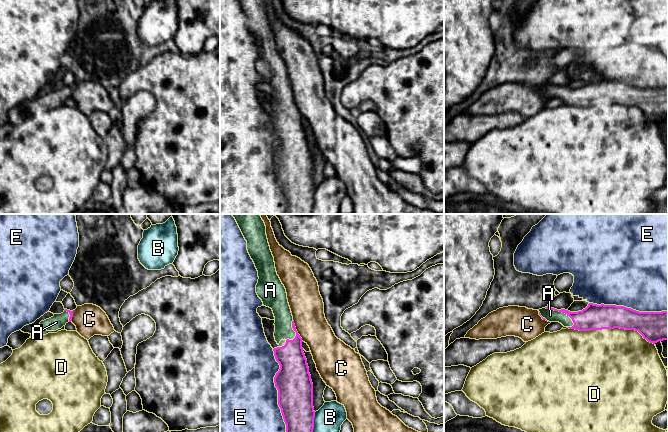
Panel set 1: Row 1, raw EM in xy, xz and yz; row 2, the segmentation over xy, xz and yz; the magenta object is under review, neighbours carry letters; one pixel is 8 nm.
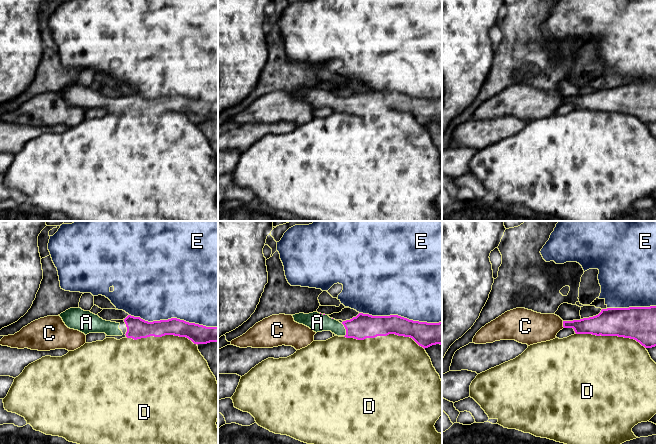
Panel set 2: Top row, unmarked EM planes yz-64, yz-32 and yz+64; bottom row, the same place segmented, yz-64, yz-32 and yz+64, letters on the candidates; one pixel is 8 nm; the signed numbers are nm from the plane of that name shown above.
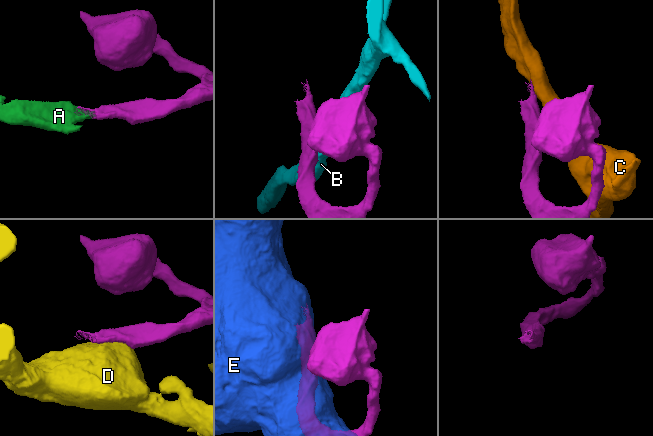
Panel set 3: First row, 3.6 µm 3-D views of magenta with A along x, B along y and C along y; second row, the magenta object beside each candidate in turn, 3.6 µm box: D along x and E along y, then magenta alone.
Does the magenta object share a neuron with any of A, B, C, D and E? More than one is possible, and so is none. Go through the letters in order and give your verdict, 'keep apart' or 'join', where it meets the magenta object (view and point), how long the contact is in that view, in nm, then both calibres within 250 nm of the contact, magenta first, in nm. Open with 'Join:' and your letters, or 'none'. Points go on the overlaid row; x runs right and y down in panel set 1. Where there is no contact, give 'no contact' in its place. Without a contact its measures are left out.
Join: A
A: join; meets magenta in yz at (561, 311); contact 280 nm long; 190 nm thick on the magenta side, 100 nm on the other
B: keep apart; meets magenta in xz at (313, 422); contact 160 nm long; 280 nm thick on the magenta side, 220 nm on the other
C: keep apart; meets magenta in xz at (296, 331); contact 190 nm long; 220 nm thick on the magenta side, 260 nm on the other
D: keep apart; meets magenta in yz at (611, 328); contact 700 nm long; 200 nm thick on the magenta side, 500 nm on the other
E: keep apart; meets magenta in xz at (277, 389); contact 650 nm long; 280 nm thick on the magenta side, 480 nm on the other

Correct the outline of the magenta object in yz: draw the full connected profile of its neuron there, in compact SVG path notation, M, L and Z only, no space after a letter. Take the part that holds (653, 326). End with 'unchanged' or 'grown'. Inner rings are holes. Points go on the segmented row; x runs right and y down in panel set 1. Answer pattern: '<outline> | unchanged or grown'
M589 303L578 312L557 310L548 306L538 311L543 320L559 322L569 329L590 331L620 328L638 331L653 344L668 340L668 310L639 312L624 306Z | grown

